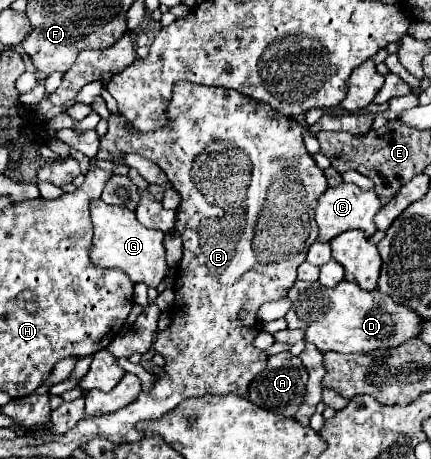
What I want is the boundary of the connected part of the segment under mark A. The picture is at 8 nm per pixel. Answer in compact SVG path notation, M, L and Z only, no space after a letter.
M278 353L268 359L266 369L252 381L248 401L252 401L258 407L264 407L274 413L282 413L286 417L294 417L296 407L300 407L300 399L304 397L304 387L308 381L306 367L302 365L300 357L292 357L290 353Z

